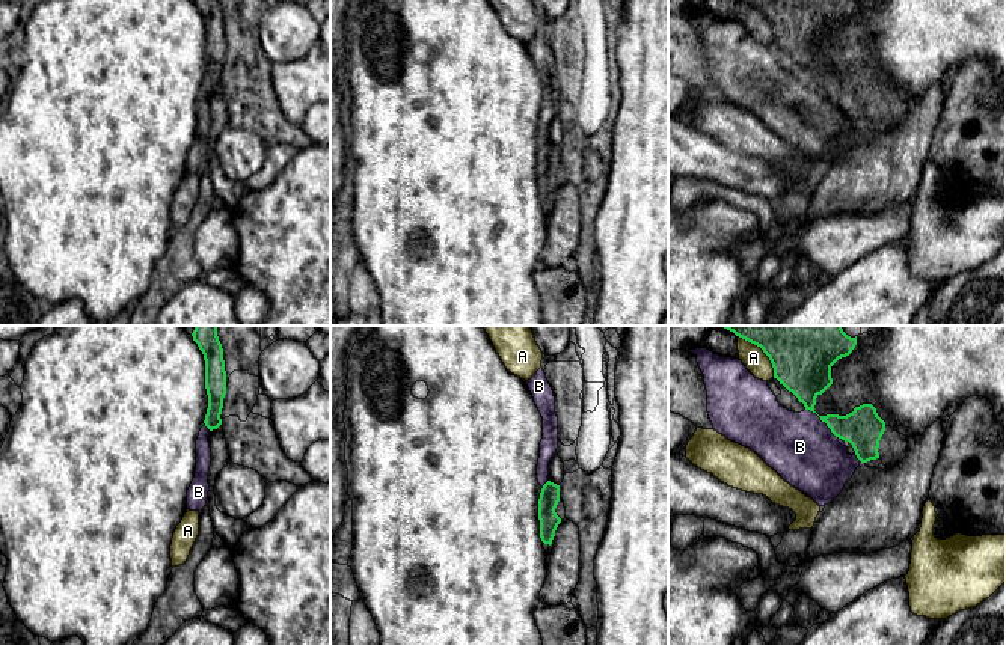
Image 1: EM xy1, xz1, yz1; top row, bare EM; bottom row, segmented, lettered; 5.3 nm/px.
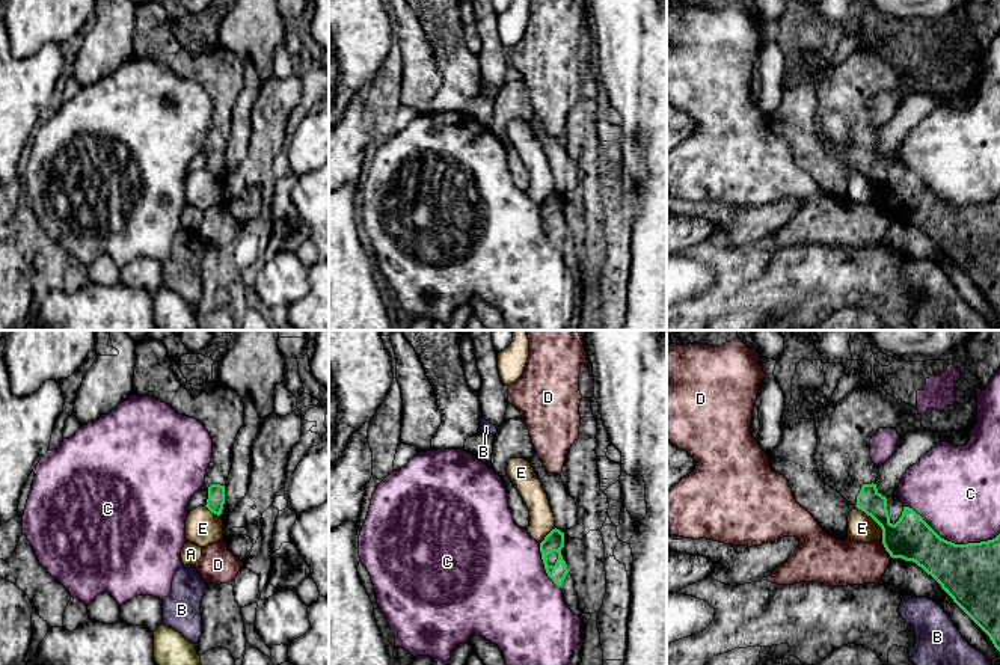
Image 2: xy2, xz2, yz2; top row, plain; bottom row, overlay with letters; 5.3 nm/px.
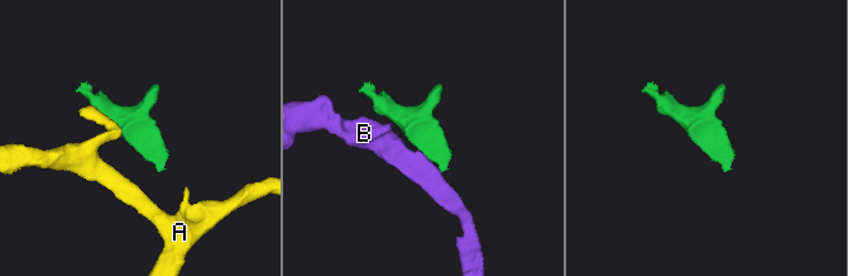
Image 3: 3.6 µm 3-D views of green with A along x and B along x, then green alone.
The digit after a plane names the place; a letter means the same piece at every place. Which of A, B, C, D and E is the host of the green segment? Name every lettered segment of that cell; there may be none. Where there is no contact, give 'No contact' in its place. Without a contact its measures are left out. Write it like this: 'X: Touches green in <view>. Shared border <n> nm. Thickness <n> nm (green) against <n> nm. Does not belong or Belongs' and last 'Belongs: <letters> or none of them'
A: Touches green in yz1. Shared border 280 nm. Thickness 300 nm (green) against 120 nm. Does not belong
B: Touches green in yz1. Shared border 260 nm. Thickness 220 nm (green) against 360 nm. Does not belong
C: Touches green in yz2. Shared border 550 nm. Thickness 320 nm (green) against 440 nm. Does not belong
D: Touches green in yz2. Shared border 110 nm. Thickness 240 nm (green) against 240 nm. Does not belong
E: Touches green in yz2. Shared border 240 nm. Thickness 240 nm (green) against 150 nm. Does not belong
Belongs: none of them

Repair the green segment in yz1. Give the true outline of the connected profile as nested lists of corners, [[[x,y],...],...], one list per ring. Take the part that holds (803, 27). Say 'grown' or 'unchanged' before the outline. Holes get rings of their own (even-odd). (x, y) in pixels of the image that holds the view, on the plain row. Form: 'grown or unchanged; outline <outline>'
unchanged; outline [[[857,0],[742,2],[763,12],[772,26],[774,41],[813,75],[816,60],[833,47],[831,29],[857,8]]]

